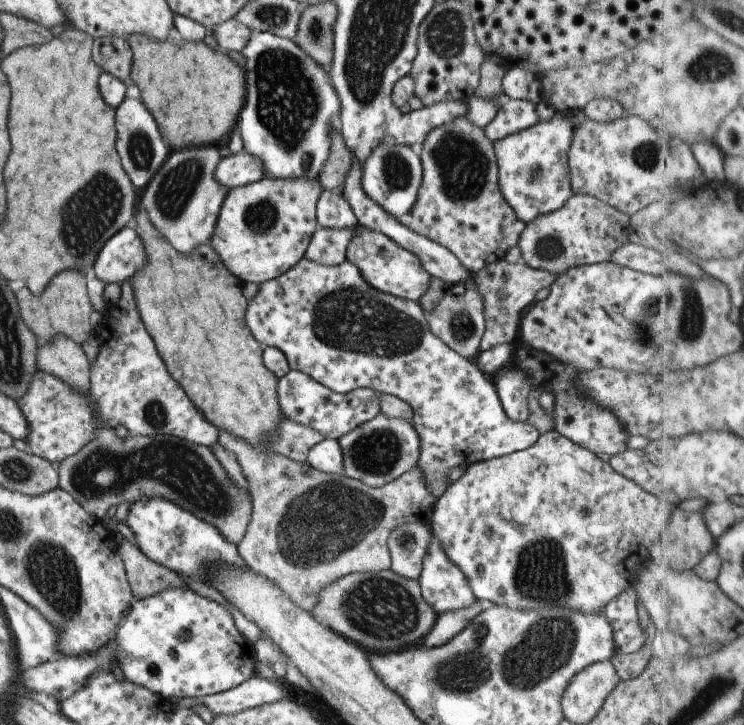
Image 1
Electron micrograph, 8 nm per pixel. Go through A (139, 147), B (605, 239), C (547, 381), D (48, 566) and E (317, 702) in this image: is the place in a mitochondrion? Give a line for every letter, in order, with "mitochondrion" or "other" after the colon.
A: mitochondrion
B: other
C: other
D: mitochondrion
E: other

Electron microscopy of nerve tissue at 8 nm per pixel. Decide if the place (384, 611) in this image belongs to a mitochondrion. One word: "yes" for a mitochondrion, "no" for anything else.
yes

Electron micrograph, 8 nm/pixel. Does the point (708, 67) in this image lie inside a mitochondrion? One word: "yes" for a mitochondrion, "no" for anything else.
yes

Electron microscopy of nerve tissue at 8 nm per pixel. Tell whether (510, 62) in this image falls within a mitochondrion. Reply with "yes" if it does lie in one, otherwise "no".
no

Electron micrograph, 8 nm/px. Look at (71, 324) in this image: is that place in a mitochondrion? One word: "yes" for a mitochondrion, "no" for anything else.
no

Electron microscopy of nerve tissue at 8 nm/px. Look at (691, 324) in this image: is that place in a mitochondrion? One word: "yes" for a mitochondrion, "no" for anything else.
yes

